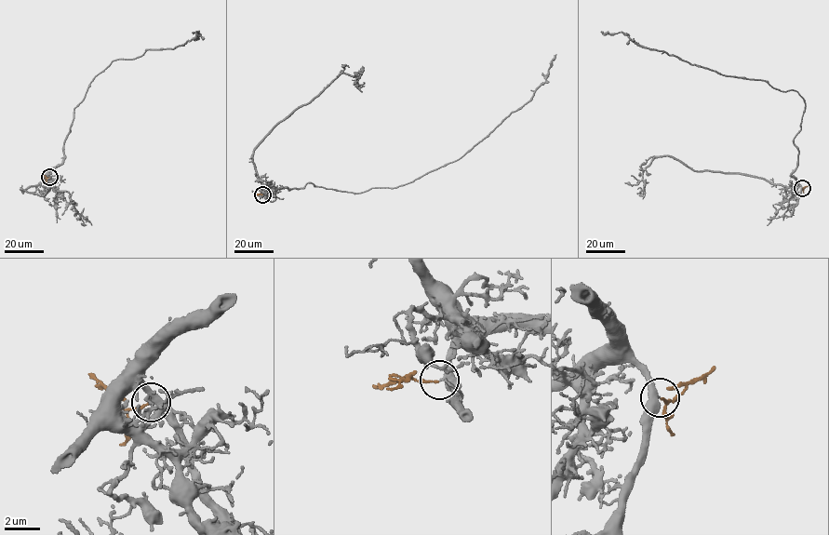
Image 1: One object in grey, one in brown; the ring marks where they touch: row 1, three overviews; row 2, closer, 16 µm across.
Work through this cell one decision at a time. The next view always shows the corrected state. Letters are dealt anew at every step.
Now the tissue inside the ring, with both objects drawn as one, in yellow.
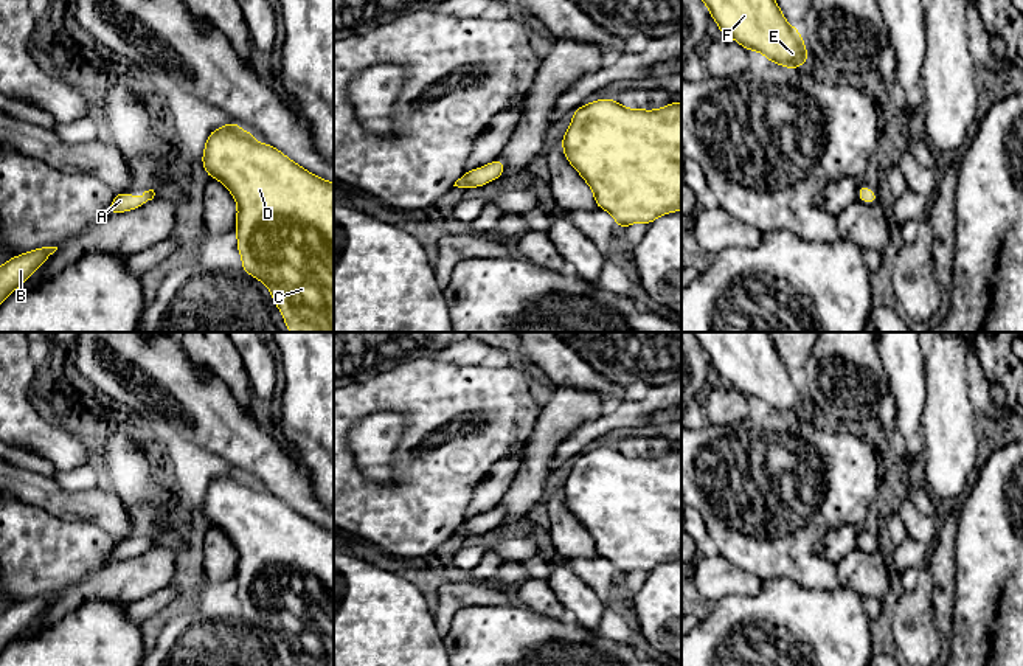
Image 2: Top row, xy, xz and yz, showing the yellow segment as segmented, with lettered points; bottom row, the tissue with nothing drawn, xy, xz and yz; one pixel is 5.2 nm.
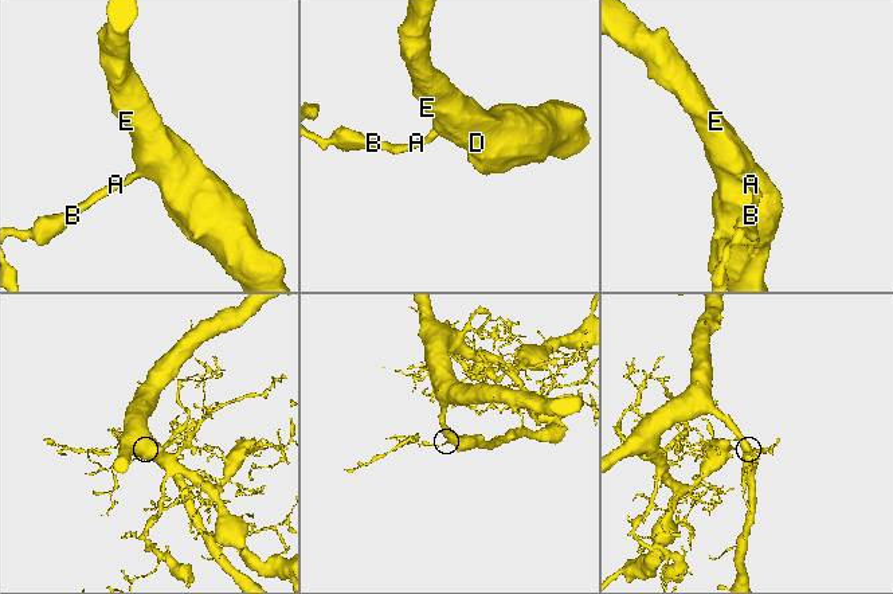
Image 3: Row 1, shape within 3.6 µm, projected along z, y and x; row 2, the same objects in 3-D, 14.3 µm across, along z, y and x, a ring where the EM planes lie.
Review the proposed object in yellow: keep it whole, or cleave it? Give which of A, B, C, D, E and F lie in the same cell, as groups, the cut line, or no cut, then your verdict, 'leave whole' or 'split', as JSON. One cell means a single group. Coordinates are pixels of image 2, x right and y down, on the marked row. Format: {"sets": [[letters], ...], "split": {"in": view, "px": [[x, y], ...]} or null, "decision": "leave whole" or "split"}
{"sets": [["A", "B", "C", "D", "E", "F"]], "split": null, "decision": "leave whole"}

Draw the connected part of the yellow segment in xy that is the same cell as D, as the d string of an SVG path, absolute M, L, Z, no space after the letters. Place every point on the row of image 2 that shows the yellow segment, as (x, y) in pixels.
M233 121L231 124L213 130L205 143L202 165L208 177L220 180L238 203L234 230L238 234L238 250L242 258L242 270L267 286L290 332L334 332L334 183L303 169L275 146L256 143L253 138L253 130L244 134L241 127L242 126Z

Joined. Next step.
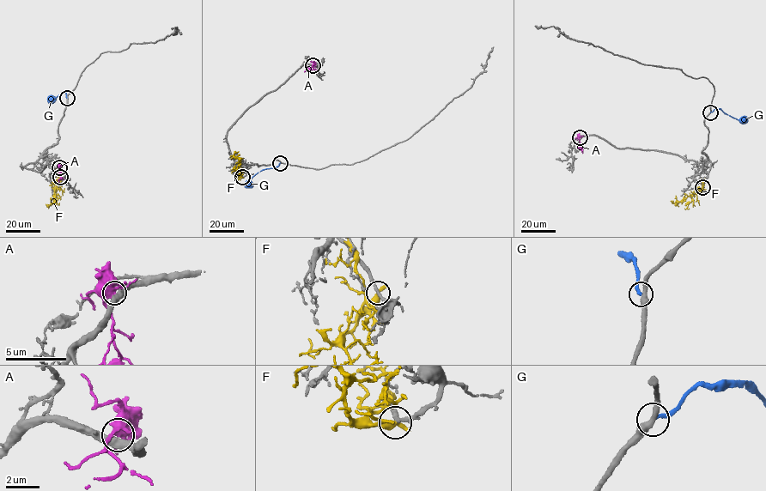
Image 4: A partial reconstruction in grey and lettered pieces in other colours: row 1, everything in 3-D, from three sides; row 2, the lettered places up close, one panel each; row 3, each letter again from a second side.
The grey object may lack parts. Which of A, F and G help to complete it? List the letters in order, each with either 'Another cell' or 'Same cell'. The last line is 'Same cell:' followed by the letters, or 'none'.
A: Another cell
F: Another cell
G: Another cell
Same cell: none

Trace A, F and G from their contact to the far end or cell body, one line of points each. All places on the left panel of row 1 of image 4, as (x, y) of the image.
A: (59, 167), (63, 174), (58, 182)
F: (60, 177), (55, 183), (56, 200), (50, 204)
G: (66, 98), (62, 92), (51, 101), (49, 98)

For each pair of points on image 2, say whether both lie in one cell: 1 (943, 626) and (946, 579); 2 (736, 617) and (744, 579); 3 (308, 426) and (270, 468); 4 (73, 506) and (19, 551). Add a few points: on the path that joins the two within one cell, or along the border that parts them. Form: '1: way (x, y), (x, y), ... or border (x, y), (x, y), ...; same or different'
1: way (943, 615), (943, 590); same
2: border (764, 581), (755, 595), (727, 595), (708, 604); different
3: border (292, 454), (308, 472), (312, 485); different
4: border (25, 503), (62, 519), (95, 523); different

